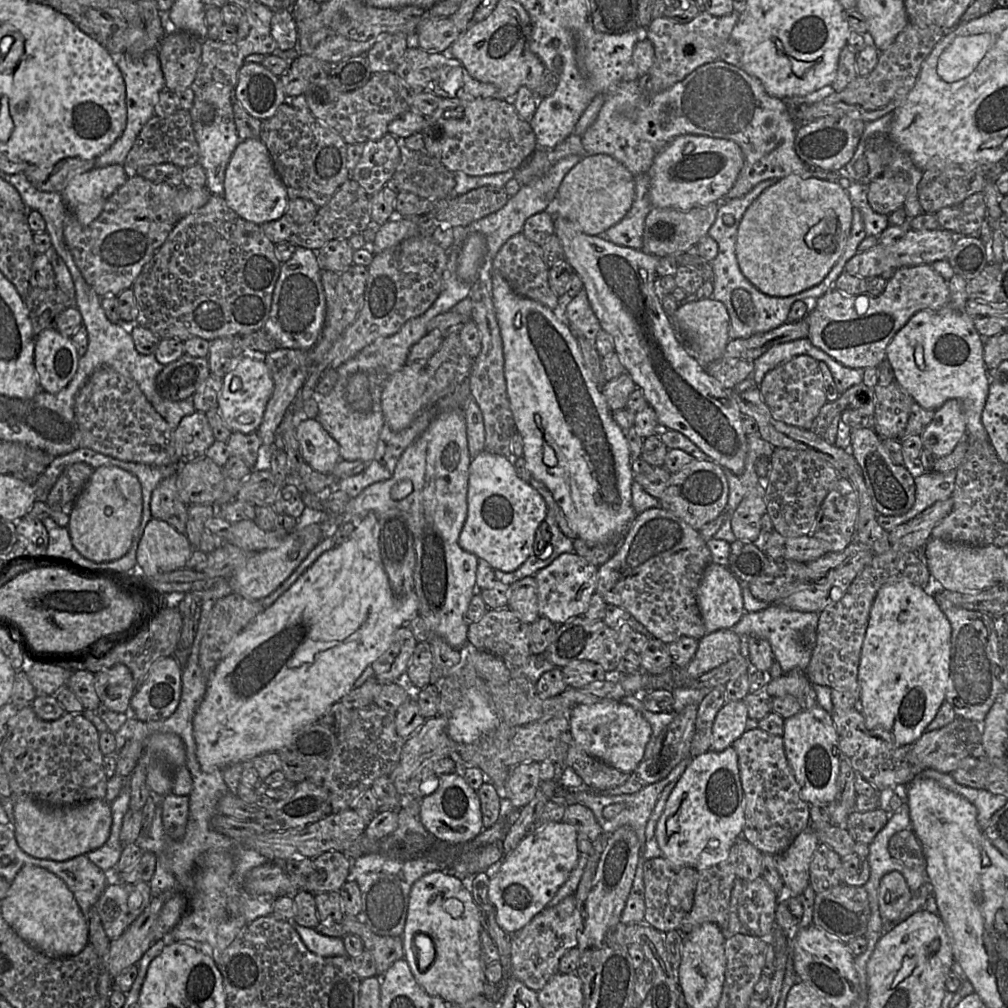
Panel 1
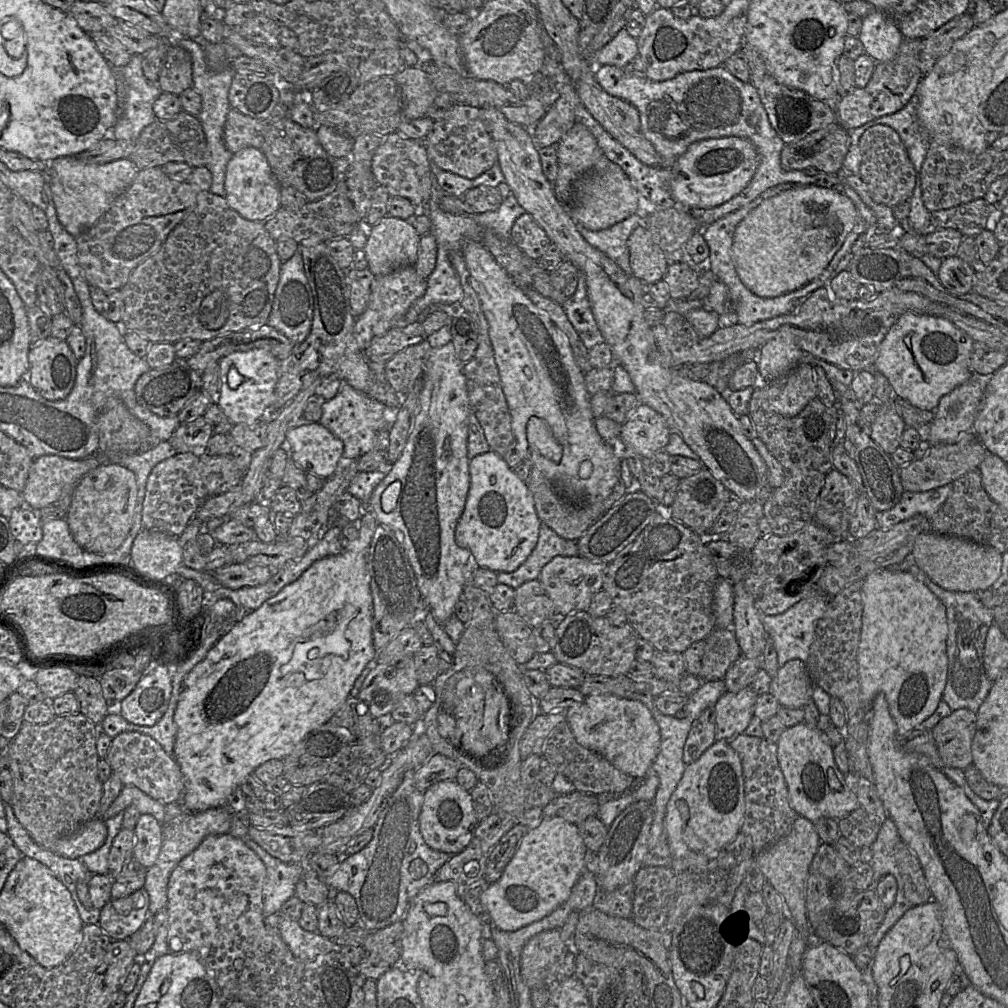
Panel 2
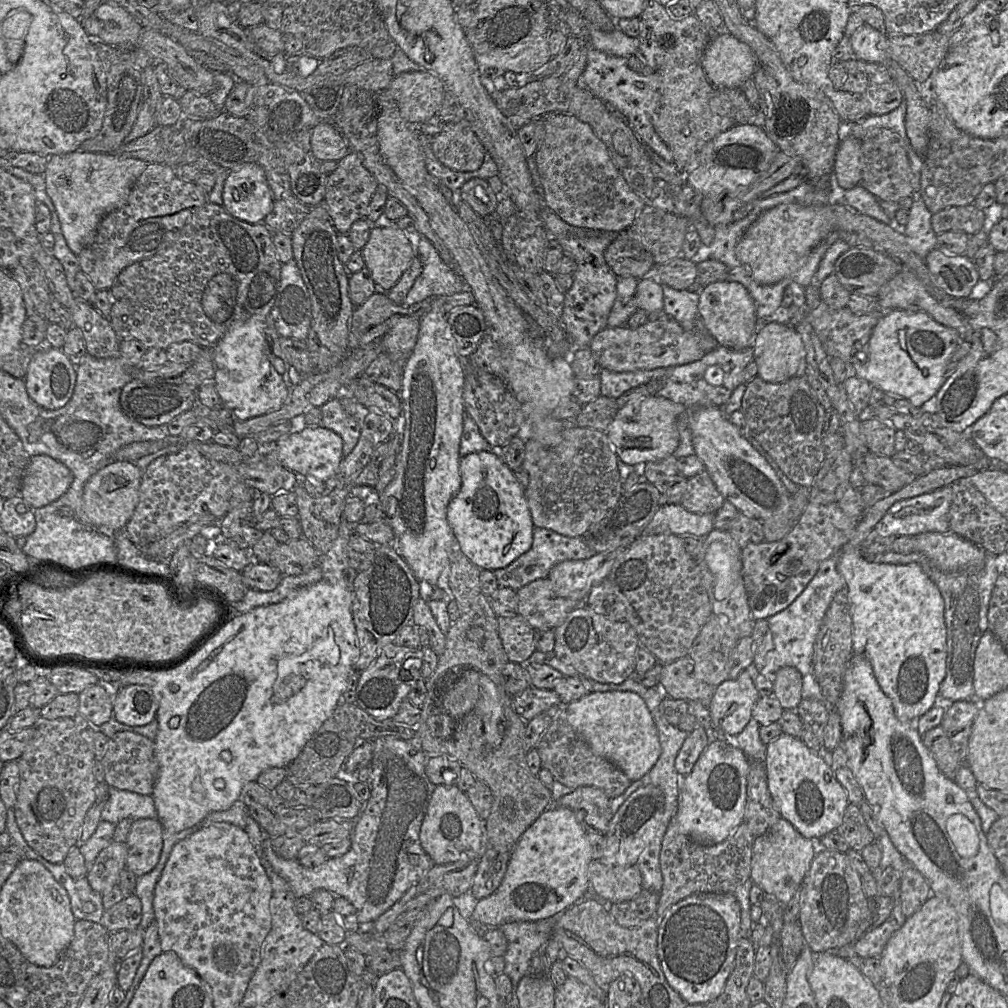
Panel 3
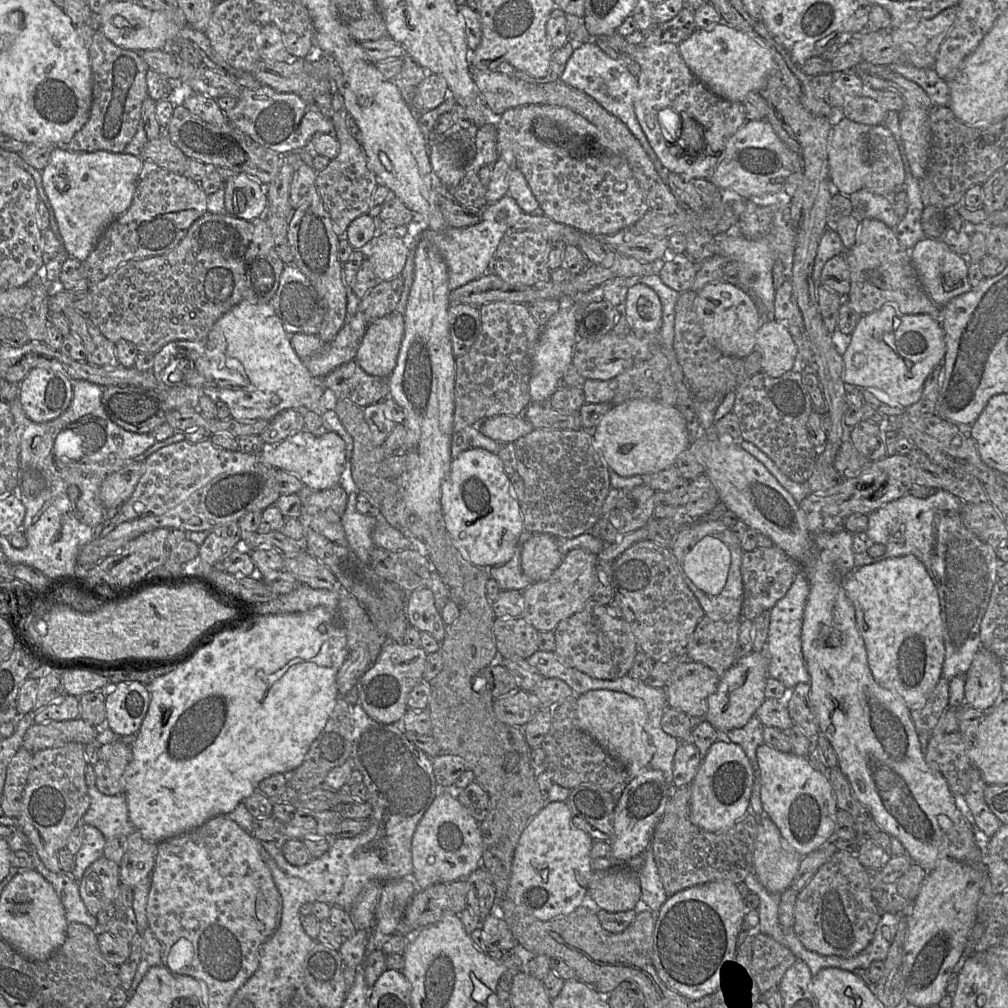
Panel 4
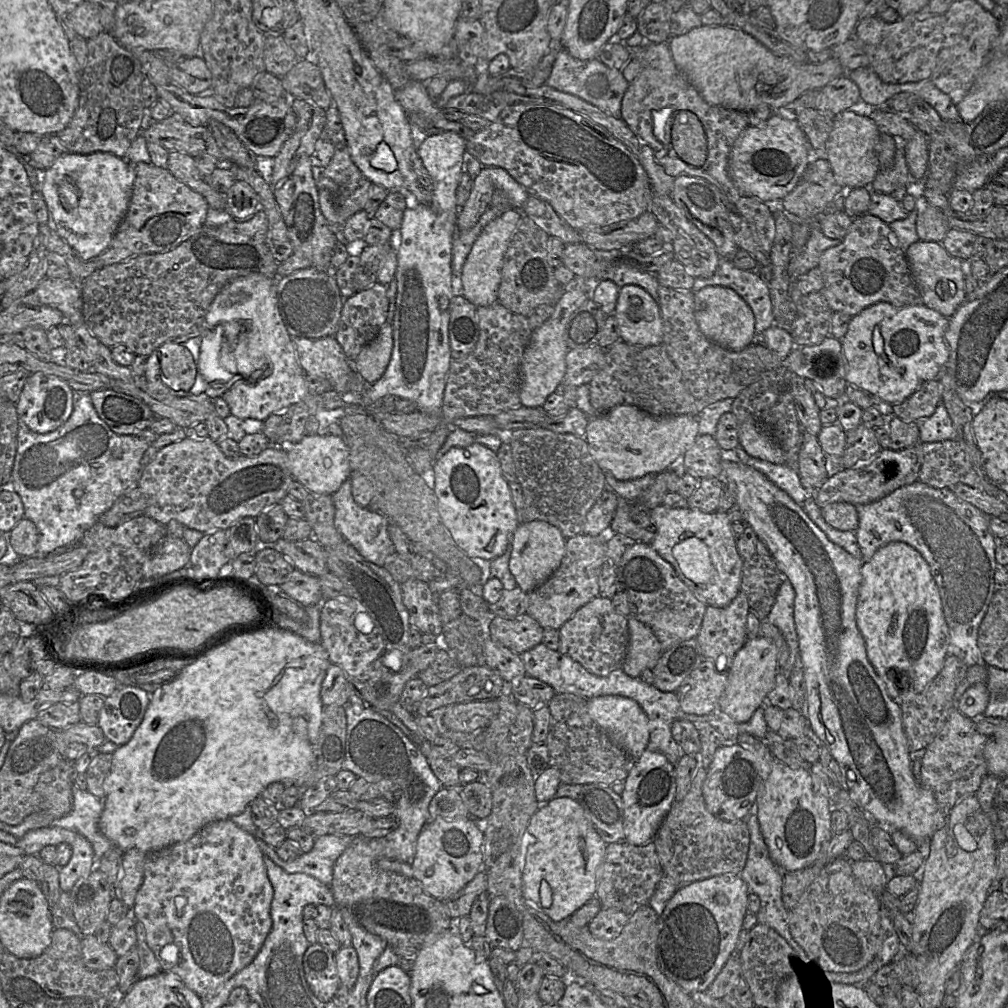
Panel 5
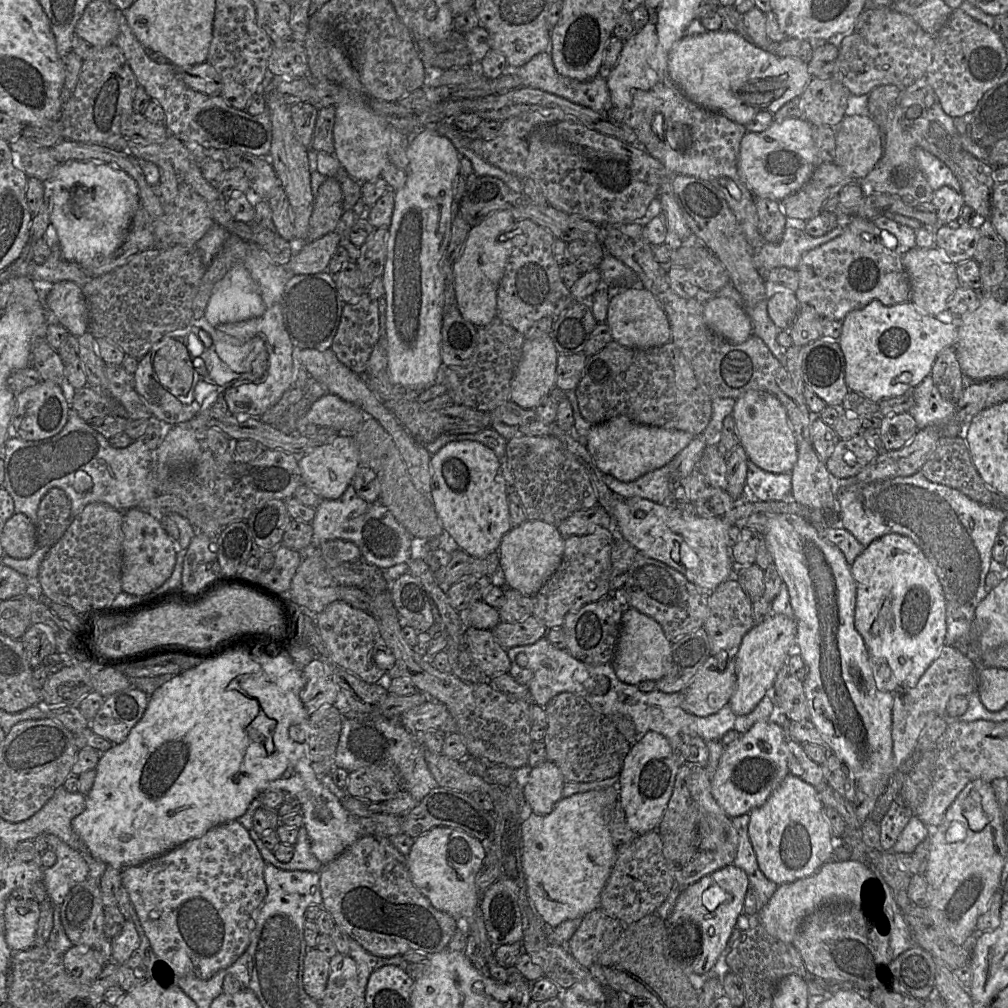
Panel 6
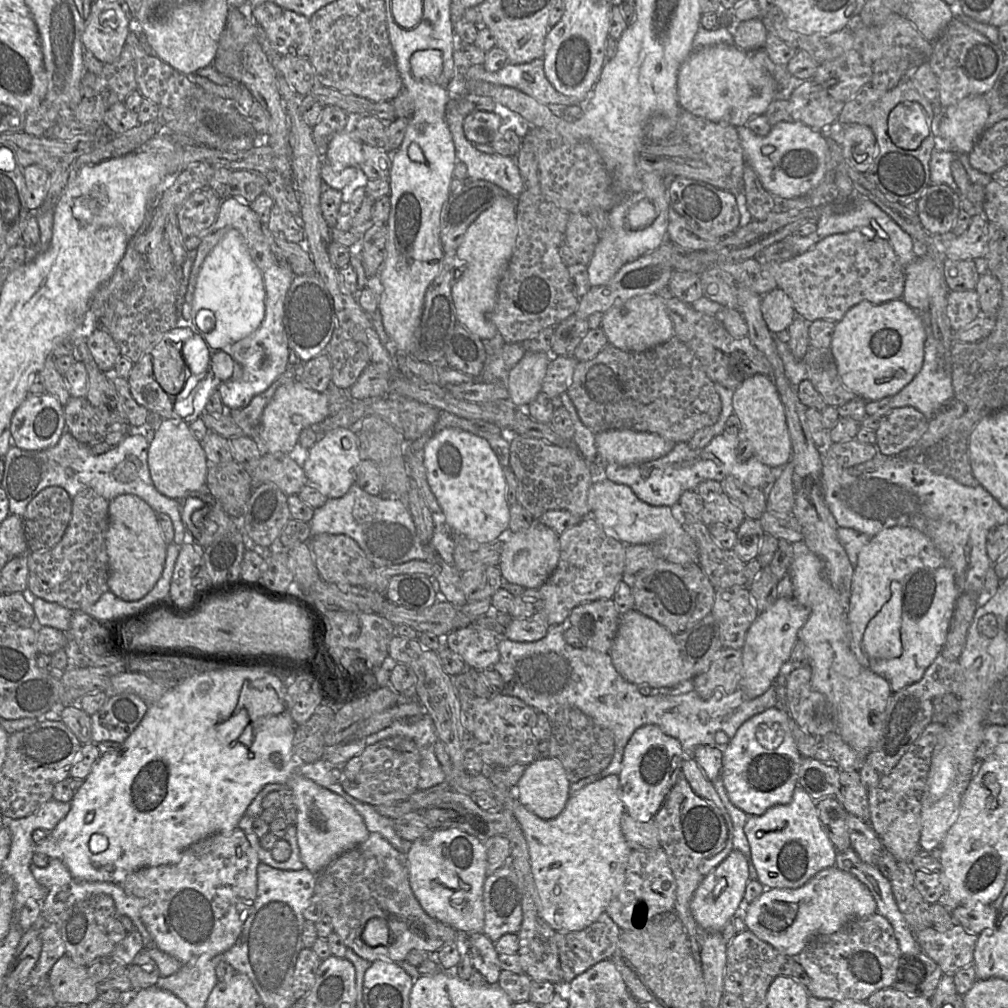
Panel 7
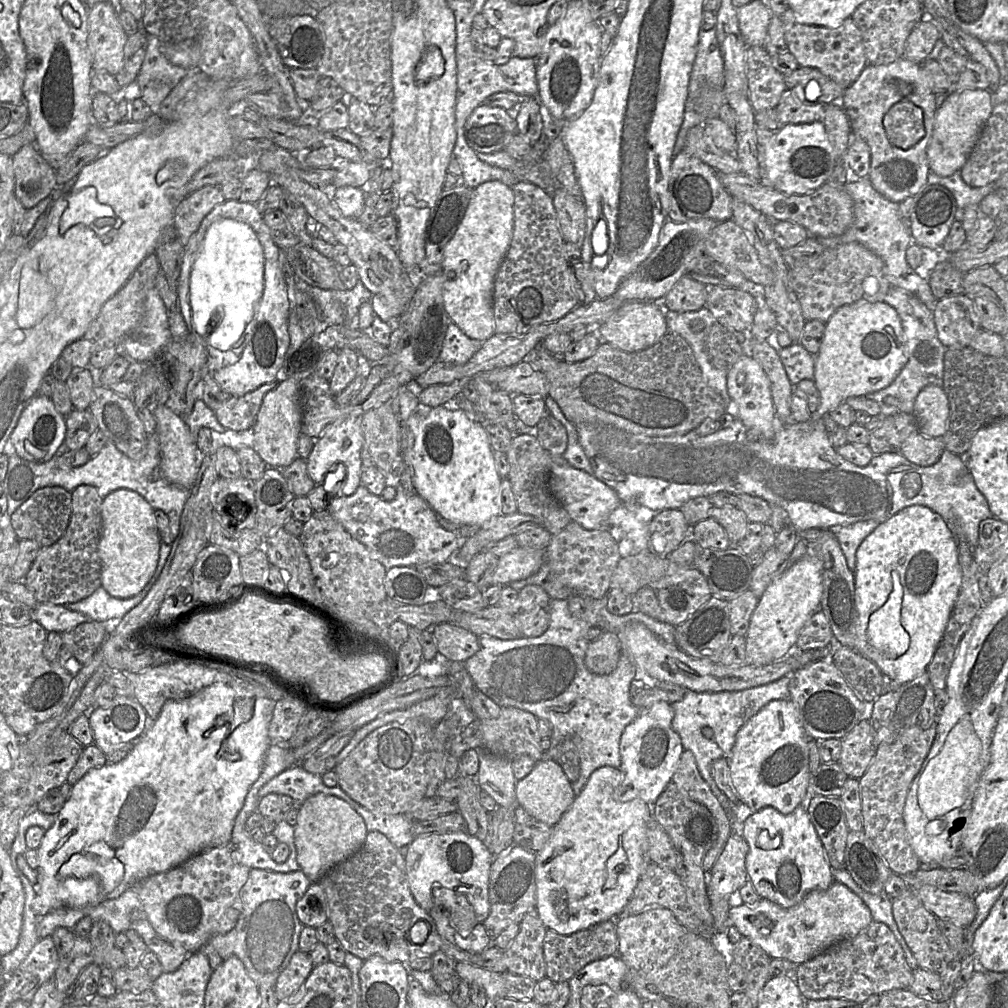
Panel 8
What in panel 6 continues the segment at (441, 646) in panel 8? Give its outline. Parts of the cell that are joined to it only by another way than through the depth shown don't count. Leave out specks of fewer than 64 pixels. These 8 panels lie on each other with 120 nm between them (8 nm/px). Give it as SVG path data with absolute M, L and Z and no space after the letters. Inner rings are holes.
M470 627L465 633L468 651L488 679L509 673L511 662L507 651L498 643L491 630Z

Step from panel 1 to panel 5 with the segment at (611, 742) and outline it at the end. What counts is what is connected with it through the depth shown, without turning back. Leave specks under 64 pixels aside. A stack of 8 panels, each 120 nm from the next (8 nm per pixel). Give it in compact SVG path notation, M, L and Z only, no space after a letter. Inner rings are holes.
M604 695L587 701L592 720L632 761L637 760L649 743L648 717L639 704L626 697Z

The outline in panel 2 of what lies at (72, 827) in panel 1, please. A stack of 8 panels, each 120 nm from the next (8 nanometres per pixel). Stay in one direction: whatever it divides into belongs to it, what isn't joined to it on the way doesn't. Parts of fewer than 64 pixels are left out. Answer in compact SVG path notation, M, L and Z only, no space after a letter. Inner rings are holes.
M97 817L83 824L74 833L57 840L52 852L70 859L81 858L101 847L106 837L105 821Z

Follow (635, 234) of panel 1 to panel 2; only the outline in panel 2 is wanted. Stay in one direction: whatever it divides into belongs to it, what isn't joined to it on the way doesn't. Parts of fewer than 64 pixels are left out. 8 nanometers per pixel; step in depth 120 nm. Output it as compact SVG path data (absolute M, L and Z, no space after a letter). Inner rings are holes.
M637 213L599 231L591 231L578 224L579 232L584 239L616 262L627 274L631 274L628 239L639 226L644 226L644 220Z

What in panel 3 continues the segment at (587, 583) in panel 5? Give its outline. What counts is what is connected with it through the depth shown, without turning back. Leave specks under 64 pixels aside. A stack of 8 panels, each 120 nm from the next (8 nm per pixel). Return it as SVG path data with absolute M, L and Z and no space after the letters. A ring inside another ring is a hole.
M548 577L537 579L517 590L518 611L517 614L527 620L529 625L535 630L554 630L559 626L570 612L582 603L574 602L558 596L552 589L552 584Z

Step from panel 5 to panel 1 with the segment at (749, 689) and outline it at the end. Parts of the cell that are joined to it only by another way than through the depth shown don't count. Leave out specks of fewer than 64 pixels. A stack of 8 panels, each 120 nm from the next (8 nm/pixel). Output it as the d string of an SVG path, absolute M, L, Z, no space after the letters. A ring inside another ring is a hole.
M743 700L725 702L717 712L712 725L710 750L721 752L746 730L748 710Z

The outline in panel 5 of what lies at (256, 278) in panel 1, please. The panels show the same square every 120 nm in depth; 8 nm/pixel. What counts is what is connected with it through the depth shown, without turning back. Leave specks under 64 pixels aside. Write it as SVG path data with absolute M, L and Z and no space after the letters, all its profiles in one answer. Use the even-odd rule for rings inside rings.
M260 209L248 220L232 218L227 223L209 227L205 224L189 239L165 253L143 254L122 262L101 267L79 281L83 298L84 323L98 341L109 348L125 345L137 355L150 355L168 341L185 335L199 336L215 296L238 277L261 274L277 279L279 263L266 242L268 219Z

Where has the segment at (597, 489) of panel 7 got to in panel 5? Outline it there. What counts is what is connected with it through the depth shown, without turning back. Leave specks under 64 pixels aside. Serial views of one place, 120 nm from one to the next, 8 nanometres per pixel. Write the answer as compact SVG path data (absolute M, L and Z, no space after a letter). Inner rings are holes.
M659 505L650 511L650 517L657 529L650 545L673 566L682 582L707 606L729 605L741 591L744 560L738 553L728 514Z

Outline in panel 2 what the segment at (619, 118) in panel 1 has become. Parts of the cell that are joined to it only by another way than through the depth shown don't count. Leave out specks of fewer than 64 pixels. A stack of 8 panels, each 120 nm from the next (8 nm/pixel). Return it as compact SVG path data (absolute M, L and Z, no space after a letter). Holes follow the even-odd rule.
M613 65L595 66L595 78L606 93L620 98L634 105L640 115L641 132L653 145L661 158L661 166L672 169L677 159L689 148L700 140L716 139L723 137L740 137L749 140L756 148L759 162L756 171L746 187L729 201L713 208L692 208L688 212L698 221L702 230L723 216L745 206L767 189L783 184L813 185L817 187L834 189L841 192L843 183L835 174L818 172L817 175L808 176L800 170L785 171L781 167L780 155L785 143L771 126L767 112L761 102L756 88L751 82L742 82L734 77L723 65L707 70L694 70L684 72L664 81L652 81L645 75L629 75L623 69Z

